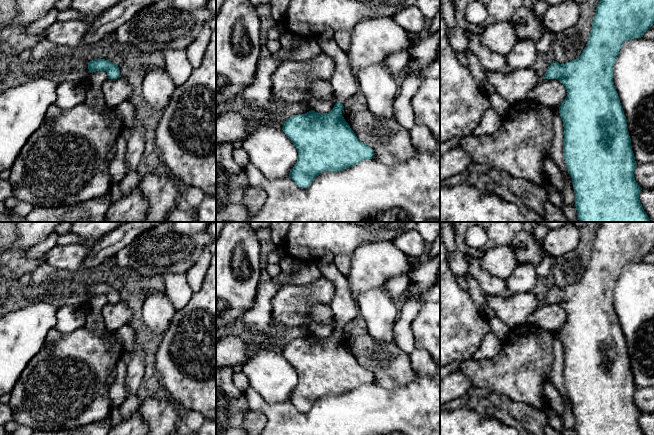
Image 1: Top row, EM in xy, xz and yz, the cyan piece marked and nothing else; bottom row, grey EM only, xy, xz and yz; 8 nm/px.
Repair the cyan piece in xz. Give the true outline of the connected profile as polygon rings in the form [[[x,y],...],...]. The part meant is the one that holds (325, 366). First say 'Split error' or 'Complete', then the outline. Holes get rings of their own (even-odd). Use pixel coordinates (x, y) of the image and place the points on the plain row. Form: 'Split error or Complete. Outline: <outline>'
Split error. Outline: [[[317,261],[322,276],[334,284],[335,294],[330,303],[334,320],[338,326],[328,337],[317,337],[313,334],[291,340],[283,346],[282,354],[292,365],[298,376],[298,384],[290,394],[289,401],[301,412],[308,412],[315,401],[326,395],[342,395],[361,385],[374,382],[373,373],[361,366],[342,340],[343,327],[353,321],[359,313],[356,297],[352,294],[347,278],[340,273],[334,263]]]

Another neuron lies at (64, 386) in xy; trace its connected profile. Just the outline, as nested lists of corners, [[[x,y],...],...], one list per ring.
[[[85,326],[63,334],[52,328],[41,350],[29,361],[17,380],[9,406],[13,420],[34,431],[69,430],[109,417],[111,411],[107,380],[123,354],[113,332],[98,336]]]

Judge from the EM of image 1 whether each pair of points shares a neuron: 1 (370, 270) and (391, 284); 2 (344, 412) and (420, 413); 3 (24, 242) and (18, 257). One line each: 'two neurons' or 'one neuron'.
1: two neurons
2: one neuron
3: two neurons

